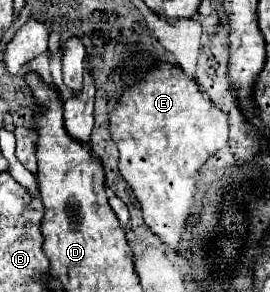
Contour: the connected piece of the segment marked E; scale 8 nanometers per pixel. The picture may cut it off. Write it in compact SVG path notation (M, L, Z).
M159 64L155 70L147 74L143 82L135 84L121 96L121 102L111 112L111 134L119 148L119 170L141 204L145 224L155 236L161 238L163 244L179 250L181 238L189 226L191 208L195 206L195 176L199 174L199 168L219 148L223 148L223 144L227 144L227 116L201 94L199 86L181 68L175 68L171 64Z

